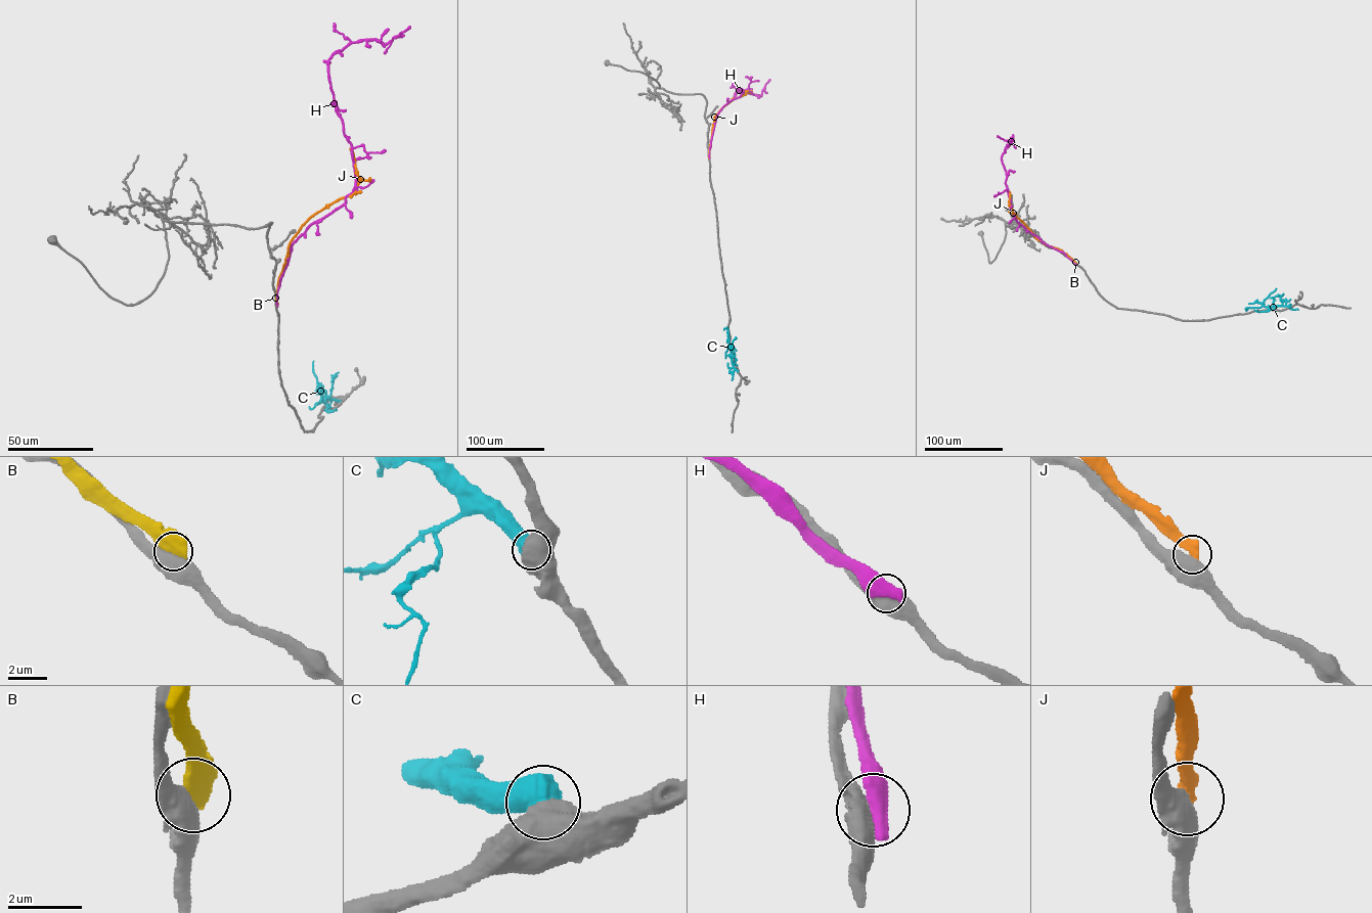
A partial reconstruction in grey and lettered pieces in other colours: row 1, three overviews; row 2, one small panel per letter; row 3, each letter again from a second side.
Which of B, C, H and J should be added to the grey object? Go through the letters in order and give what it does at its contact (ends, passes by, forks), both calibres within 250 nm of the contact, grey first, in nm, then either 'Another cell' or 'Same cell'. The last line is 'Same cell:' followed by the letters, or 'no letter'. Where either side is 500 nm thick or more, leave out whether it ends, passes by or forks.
B: Thickness 700 nm (grey) against 700 nm. Another cell
C: Thickness 700 nm (grey) against 750 nm. Another cell
H: Thickness 600 nm (grey) against 750 nm. Another cell
J: Thickness 650 nm (grey) against 500 nm. Another cell
Same cell: no letter

